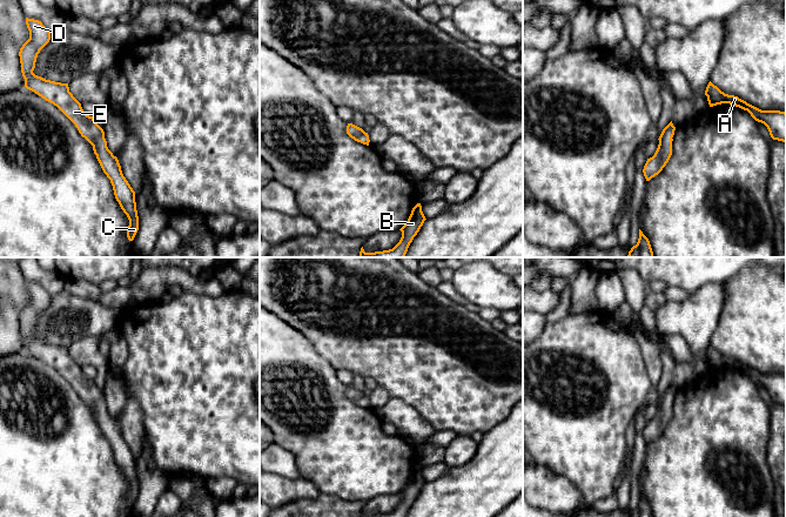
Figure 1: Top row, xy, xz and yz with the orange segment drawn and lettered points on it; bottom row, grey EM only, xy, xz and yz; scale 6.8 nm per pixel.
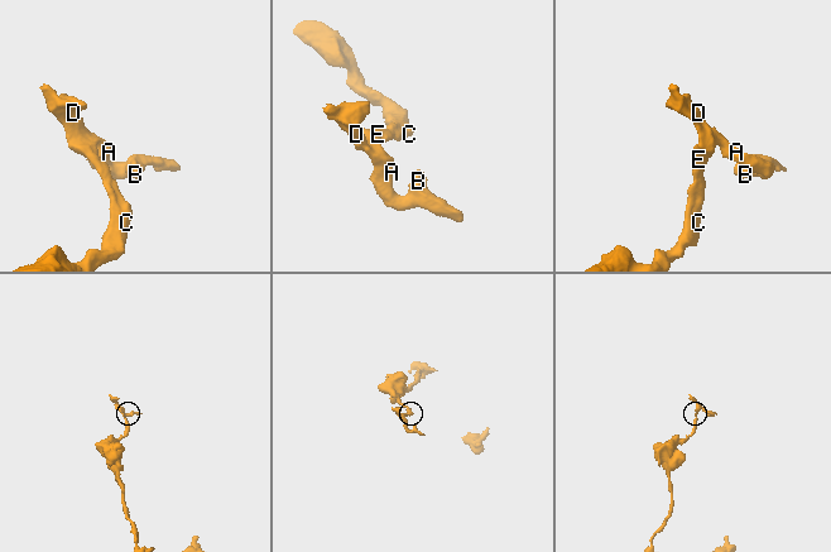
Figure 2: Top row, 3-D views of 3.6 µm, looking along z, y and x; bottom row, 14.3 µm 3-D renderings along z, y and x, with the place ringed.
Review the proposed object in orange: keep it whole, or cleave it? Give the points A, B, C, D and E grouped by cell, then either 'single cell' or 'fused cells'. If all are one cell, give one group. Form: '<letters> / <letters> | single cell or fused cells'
A B C D E | single cell

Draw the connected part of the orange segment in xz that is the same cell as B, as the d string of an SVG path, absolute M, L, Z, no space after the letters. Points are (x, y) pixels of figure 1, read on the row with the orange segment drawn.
M417 203L412 208L408 221L399 229L402 231L402 237L392 249L375 253L365 253L362 247L360 251L360 257L404 257L410 243L419 231L425 220L426 219L422 212L421 203Z

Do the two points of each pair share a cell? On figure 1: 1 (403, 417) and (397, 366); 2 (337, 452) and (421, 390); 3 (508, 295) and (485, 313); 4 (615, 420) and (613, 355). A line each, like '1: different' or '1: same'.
1: different
2: different
3: different
4: same

